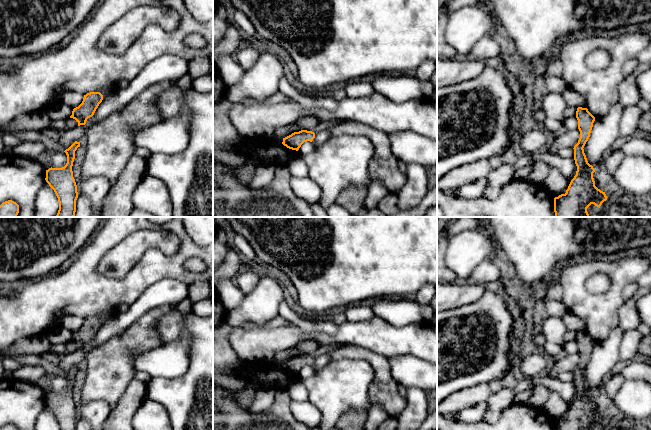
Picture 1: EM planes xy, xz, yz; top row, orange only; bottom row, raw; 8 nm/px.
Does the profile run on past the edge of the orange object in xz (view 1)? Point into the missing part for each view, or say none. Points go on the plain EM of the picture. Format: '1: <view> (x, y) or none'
1: none

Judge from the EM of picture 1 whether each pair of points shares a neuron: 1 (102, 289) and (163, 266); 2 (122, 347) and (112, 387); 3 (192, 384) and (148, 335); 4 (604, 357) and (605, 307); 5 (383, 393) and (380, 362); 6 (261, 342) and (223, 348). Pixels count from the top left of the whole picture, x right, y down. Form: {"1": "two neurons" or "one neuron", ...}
{"1": "one neuron", "2": "one neuron", "3": "two neurons", "4": "two neurons", "5": "one neuron", "6": "two neurons"}

